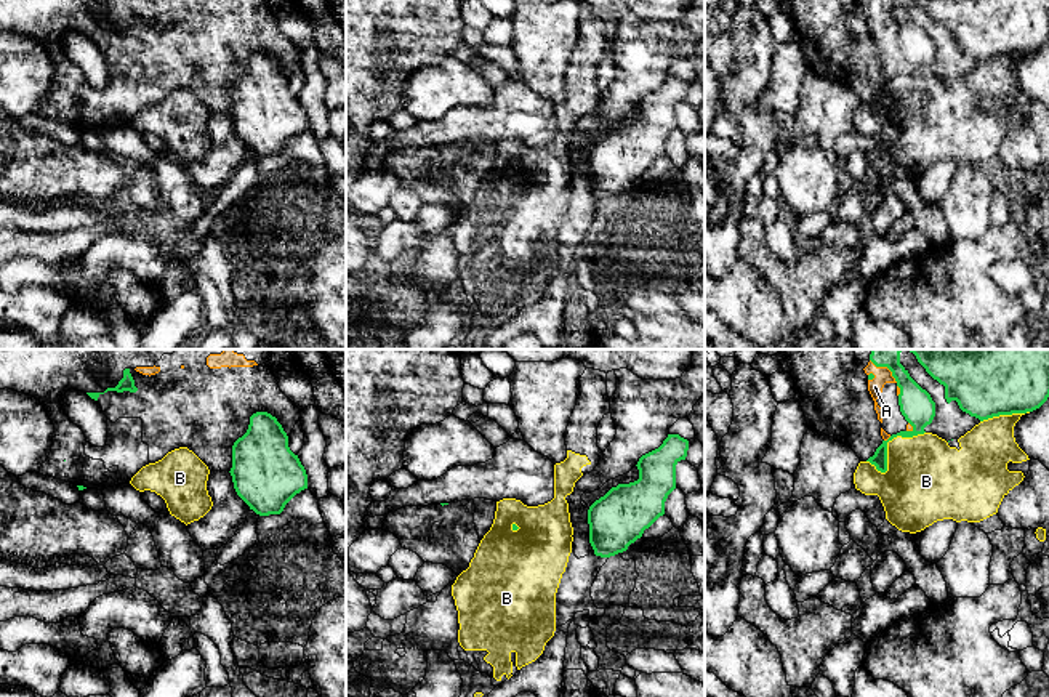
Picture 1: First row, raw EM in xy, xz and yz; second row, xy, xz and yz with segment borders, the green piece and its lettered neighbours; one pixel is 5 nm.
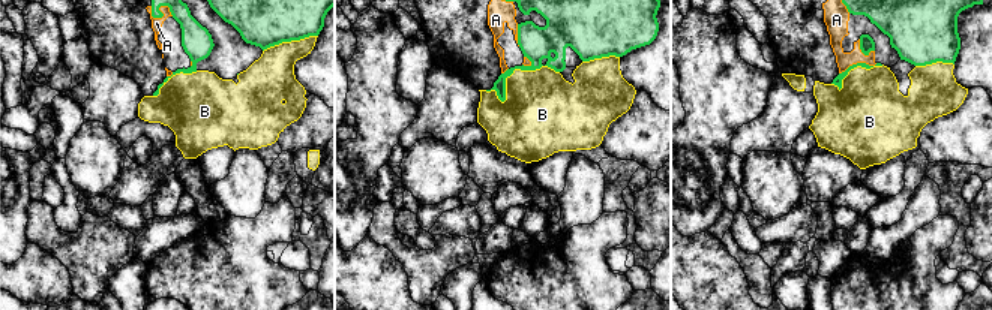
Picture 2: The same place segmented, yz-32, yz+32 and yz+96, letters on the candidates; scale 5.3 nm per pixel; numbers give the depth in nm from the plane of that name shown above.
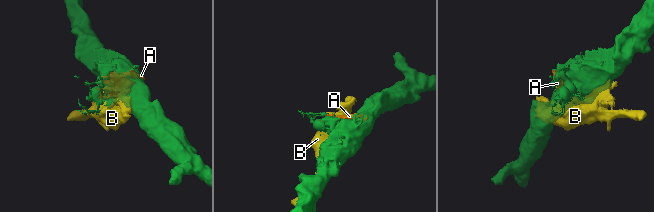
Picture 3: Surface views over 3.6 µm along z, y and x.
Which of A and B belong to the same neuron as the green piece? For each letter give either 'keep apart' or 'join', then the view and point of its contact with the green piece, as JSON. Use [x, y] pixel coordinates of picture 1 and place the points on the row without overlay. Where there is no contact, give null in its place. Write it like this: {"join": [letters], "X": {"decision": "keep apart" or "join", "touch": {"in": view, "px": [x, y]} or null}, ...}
{"join": [], "A": {"decision": "keep apart", "touch": {"in": "yz", "px": [886, 7]}}, "B": {"decision": "keep apart", "touch": {"in": "yz", "px": [886, 88]}}}

